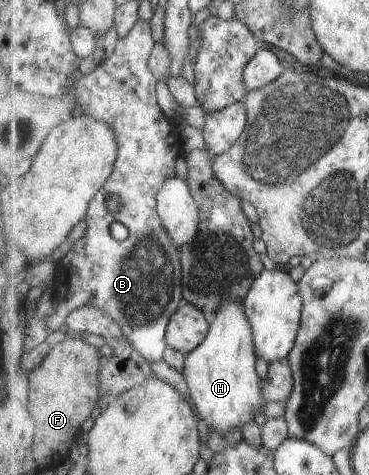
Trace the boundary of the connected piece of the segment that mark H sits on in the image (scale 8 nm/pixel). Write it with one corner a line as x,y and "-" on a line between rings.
227,297
215,312
204,342
184,358
183,375
196,410
205,424
222,436
234,426
243,430
243,426
264,410
262,380
256,370
257,355
253,328
243,303

